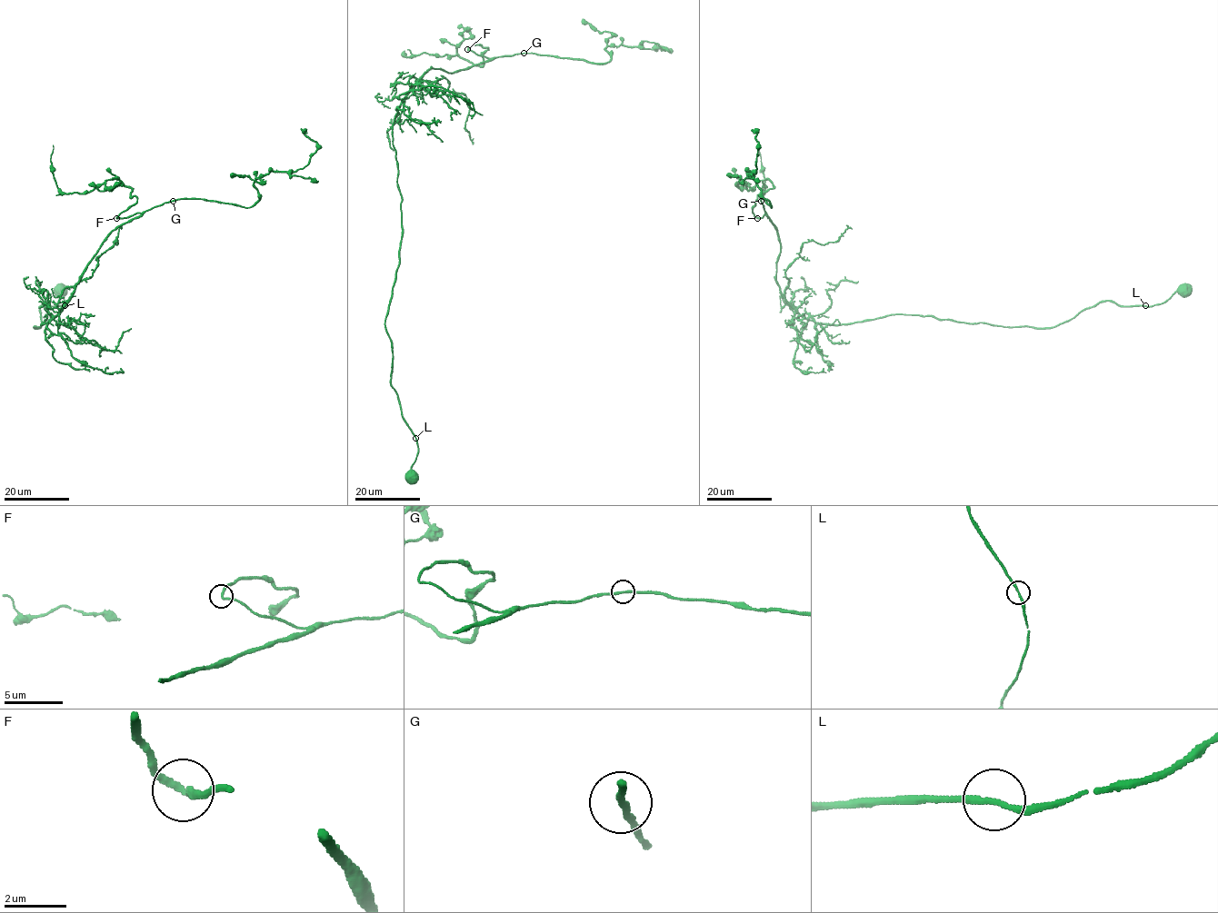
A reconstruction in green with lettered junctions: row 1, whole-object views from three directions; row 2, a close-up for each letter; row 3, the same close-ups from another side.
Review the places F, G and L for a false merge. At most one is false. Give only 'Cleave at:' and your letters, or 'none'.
Cleave at: none

